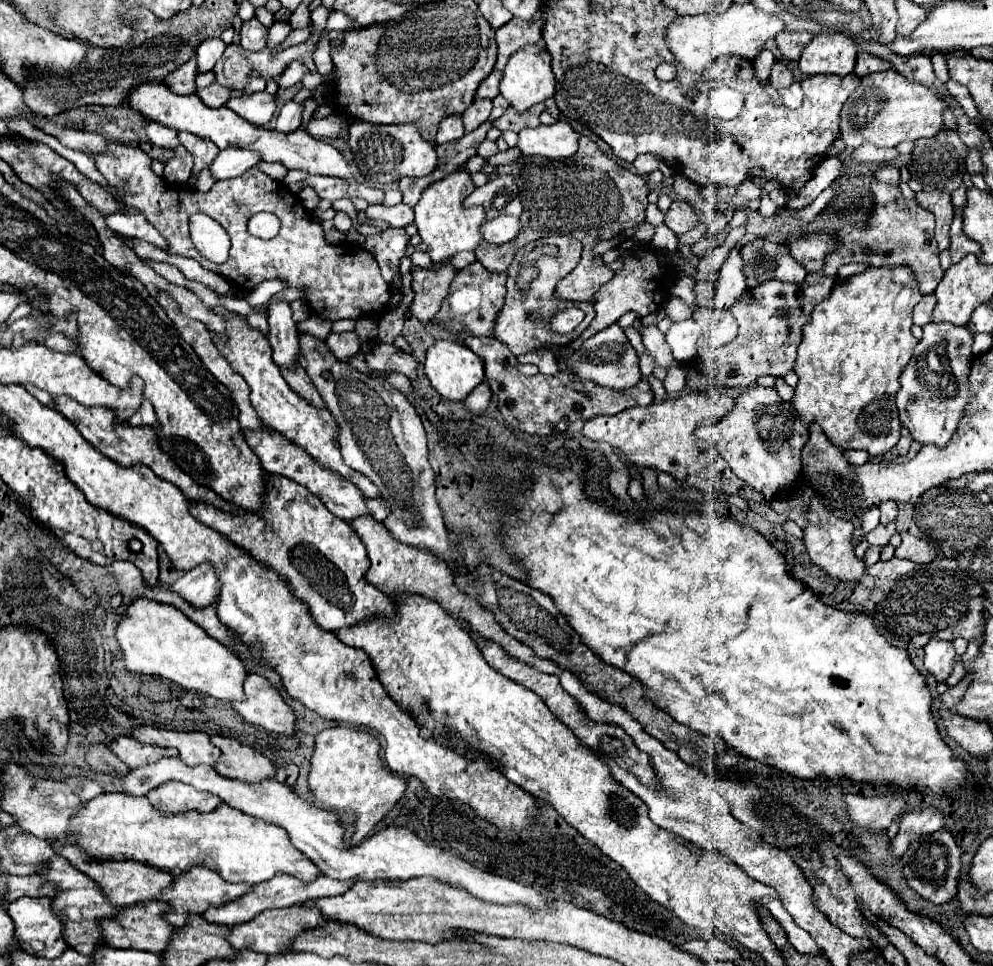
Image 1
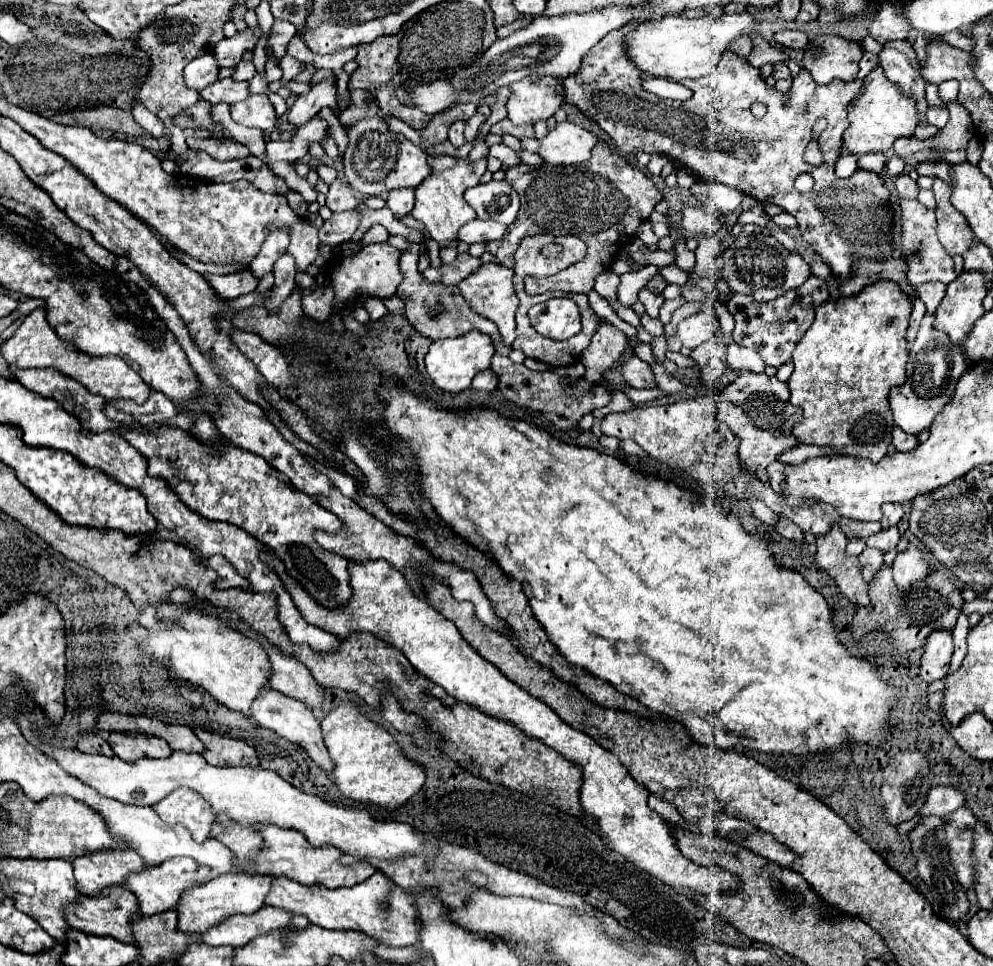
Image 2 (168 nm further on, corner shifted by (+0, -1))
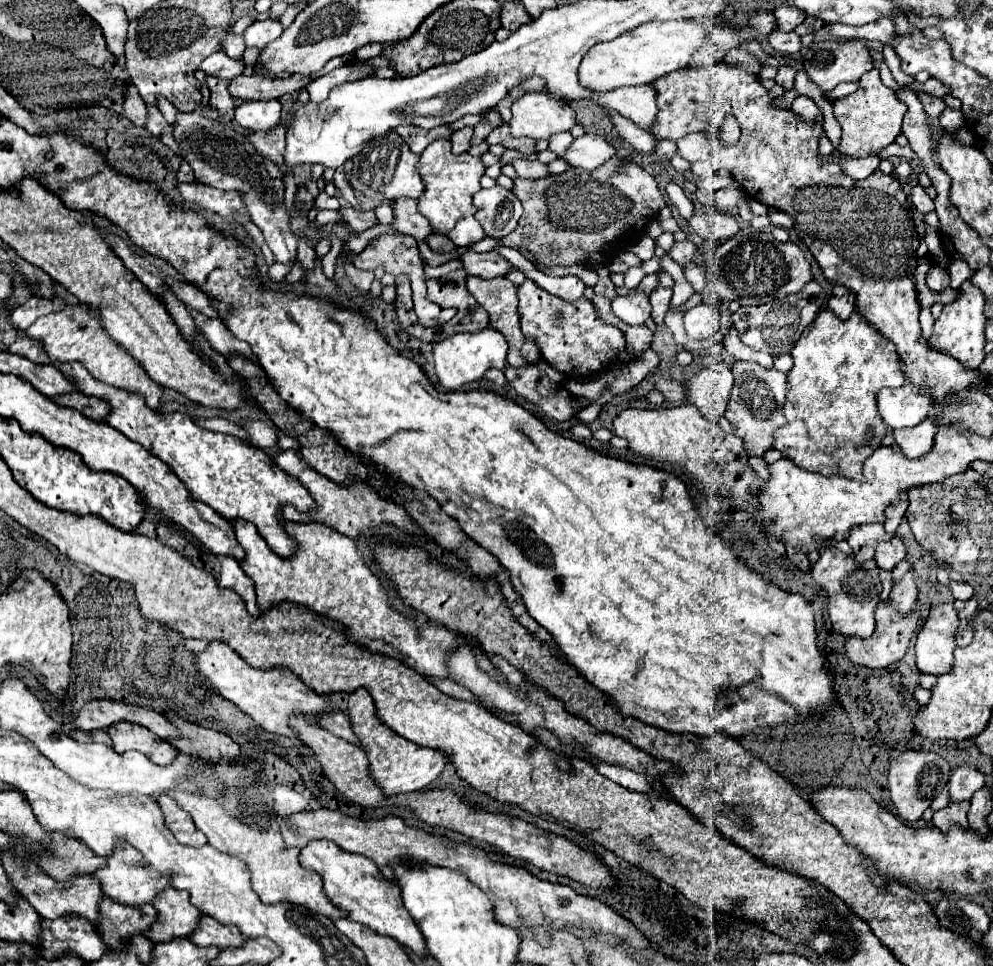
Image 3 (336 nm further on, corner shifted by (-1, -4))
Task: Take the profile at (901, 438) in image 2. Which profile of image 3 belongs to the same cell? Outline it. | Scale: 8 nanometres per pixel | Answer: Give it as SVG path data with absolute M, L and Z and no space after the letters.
M925 418L925 422L921 422L921 426L897 430L895 440L909 458L919 458L931 450L935 434L937 434L935 422L931 418Z

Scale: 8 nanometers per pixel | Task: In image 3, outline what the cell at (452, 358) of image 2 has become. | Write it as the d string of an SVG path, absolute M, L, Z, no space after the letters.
M485 328L481 332L461 332L453 334L433 346L435 370L441 380L441 386L447 390L459 390L463 384L483 378L489 368L505 368L507 364L507 340L501 332Z

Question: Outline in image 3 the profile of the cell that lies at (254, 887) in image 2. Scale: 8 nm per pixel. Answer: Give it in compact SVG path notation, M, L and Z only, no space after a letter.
M169 888L165 894L157 894L157 902L153 902L157 910L157 922L153 930L149 930L151 942L169 942L177 936L189 936L201 918L201 912L189 902L189 894L185 890Z

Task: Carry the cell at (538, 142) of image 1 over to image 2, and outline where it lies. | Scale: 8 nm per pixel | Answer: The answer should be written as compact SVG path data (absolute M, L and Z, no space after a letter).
M564 121L550 129L544 139L538 139L538 155L552 165L576 165L590 157L596 141L598 139L594 133Z

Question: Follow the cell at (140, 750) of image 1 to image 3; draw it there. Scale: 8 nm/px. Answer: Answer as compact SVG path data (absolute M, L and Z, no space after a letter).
M117 722L117 724L109 726L107 732L109 732L109 736L113 740L113 748L117 752L137 750L137 752L145 754L157 766L171 764L179 754L179 750L175 746L157 738L153 732L149 732L147 728L143 728L139 724Z

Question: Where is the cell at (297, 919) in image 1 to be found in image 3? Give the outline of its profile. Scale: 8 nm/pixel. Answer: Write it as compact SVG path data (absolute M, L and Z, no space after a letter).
M203 914L201 926L197 926L197 930L191 934L191 940L197 946L229 948L229 946L241 946L245 942L245 936L239 930L235 930L235 926L225 926L215 918Z

